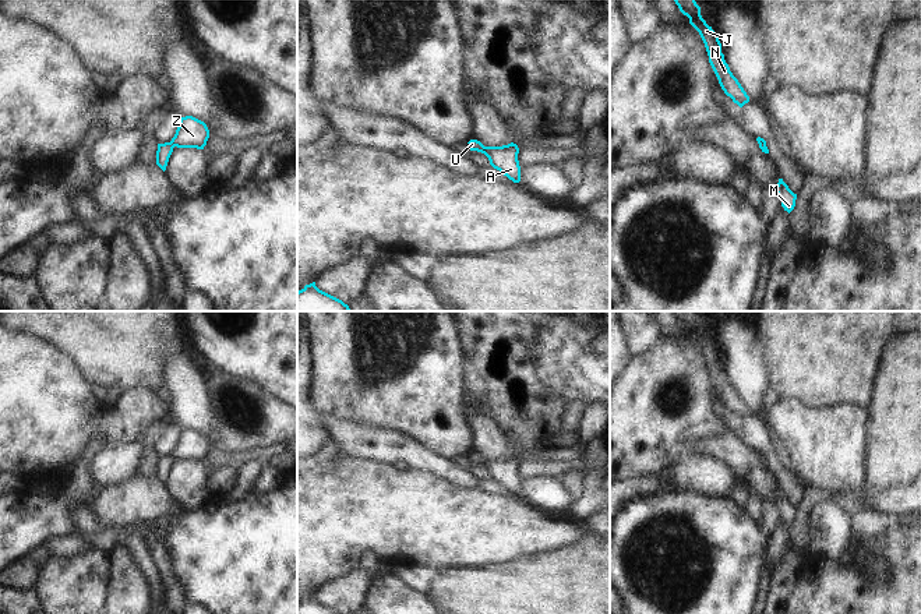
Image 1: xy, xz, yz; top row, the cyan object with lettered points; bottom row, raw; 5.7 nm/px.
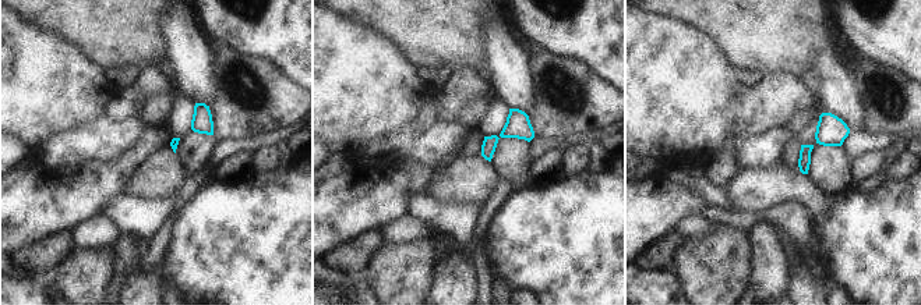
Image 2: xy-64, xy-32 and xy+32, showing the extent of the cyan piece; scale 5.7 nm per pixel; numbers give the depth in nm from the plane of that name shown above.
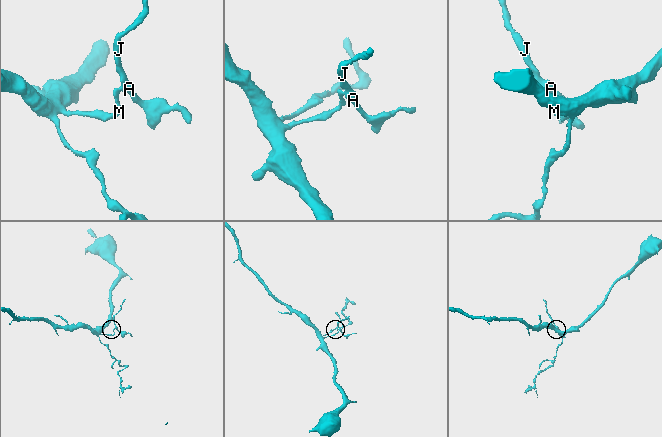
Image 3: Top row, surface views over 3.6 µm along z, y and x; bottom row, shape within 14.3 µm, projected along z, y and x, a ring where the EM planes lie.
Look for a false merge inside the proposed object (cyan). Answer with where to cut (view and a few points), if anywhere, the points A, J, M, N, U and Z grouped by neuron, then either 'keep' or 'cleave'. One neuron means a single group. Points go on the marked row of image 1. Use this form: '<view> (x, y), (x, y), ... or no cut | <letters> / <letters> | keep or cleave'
xz (483, 147), (484, 152) | A J N Z / M U | cleave

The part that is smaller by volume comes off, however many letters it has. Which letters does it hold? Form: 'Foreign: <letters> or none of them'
Foreign: A, J, N, Z

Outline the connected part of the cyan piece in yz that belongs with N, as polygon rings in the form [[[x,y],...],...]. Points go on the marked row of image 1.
[[[674,0],[680,11],[689,18],[689,24],[699,32],[707,56],[709,63],[719,80],[724,93],[733,99],[740,107],[749,102],[749,96],[730,71],[728,64],[721,53],[721,43],[717,33],[706,24],[701,15],[701,7],[695,0]]]

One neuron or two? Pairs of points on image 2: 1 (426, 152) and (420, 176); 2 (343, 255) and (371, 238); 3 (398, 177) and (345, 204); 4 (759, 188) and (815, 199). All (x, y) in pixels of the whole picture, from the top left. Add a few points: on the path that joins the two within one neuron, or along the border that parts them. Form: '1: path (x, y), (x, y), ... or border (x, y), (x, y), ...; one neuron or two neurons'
1: border (454, 152), (430, 166), (412, 163); two neurons
2: path (350, 255), (355, 255), (364, 245); one neuron
3: path (385, 190), (371, 204), (357, 204); one neuron
4: path (773, 188), (801, 190); one neuron

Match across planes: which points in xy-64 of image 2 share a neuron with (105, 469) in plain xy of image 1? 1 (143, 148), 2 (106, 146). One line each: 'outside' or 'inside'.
1: outside
2: inside

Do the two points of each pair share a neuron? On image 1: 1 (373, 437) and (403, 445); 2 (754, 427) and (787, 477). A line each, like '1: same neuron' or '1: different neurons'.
1: same neuron
2: same neuron

